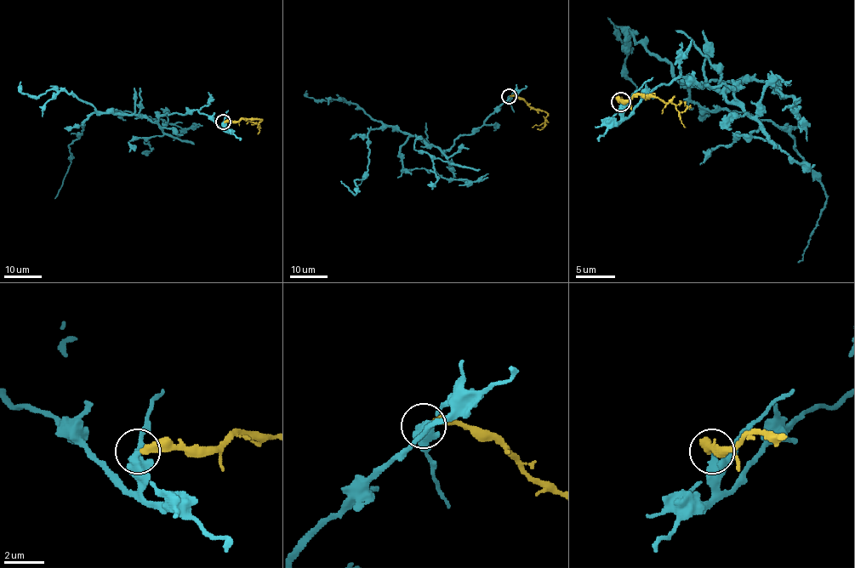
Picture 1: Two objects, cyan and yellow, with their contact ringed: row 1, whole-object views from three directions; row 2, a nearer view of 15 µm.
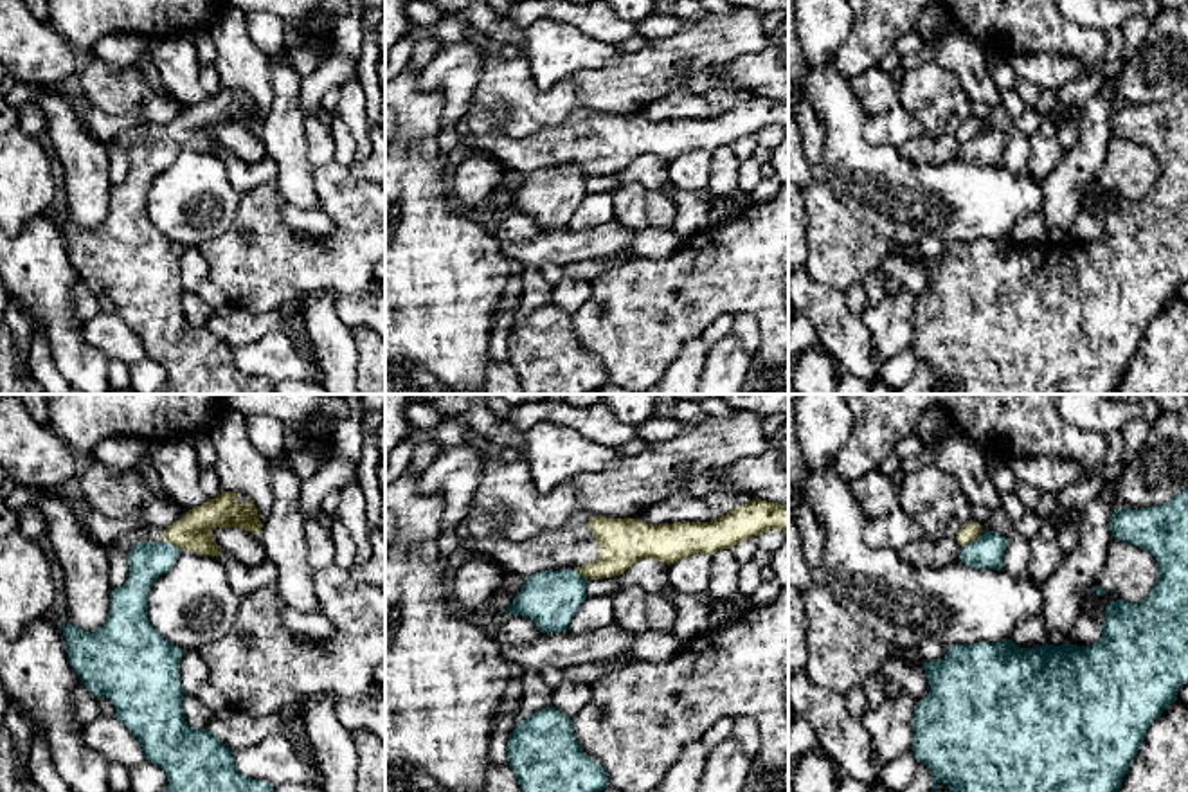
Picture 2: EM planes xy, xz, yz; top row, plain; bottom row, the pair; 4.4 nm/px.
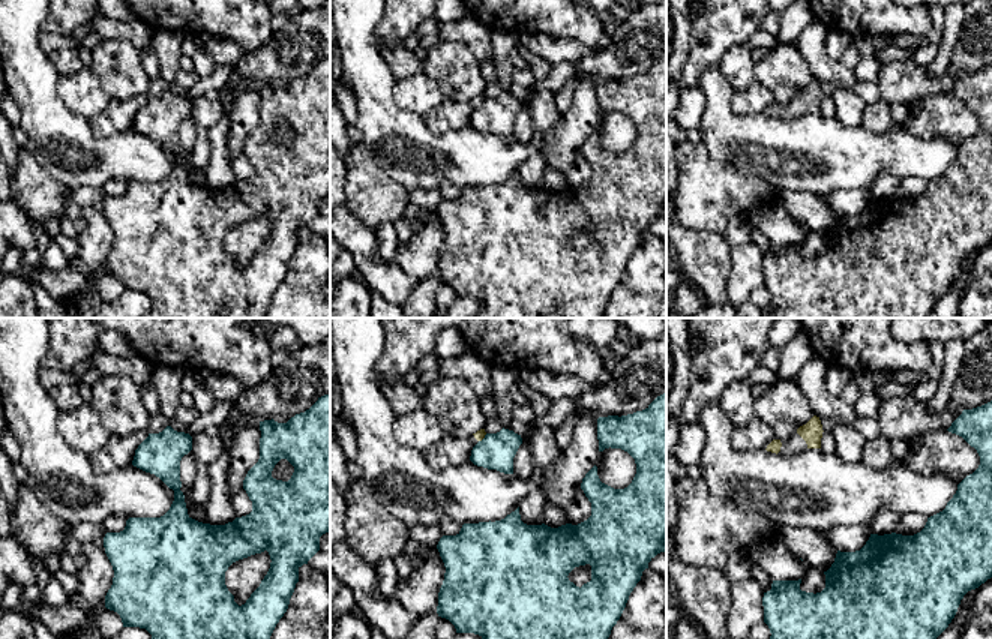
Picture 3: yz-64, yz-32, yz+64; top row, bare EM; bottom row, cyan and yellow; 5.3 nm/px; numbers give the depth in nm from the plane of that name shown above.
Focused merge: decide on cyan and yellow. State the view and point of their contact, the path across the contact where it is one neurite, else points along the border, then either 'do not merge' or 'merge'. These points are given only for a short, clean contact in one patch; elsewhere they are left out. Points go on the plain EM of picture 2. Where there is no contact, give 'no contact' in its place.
xy (171, 141) | along xy (162, 137), (180, 148) | do not merge

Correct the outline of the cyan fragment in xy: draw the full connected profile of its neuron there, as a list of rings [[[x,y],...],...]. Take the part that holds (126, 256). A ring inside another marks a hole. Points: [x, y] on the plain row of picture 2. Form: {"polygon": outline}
{"polygon": [[[137,139],[131,144],[126,153],[130,173],[122,184],[113,184],[106,220],[99,227],[83,229],[63,218],[70,263],[94,293],[106,293],[115,302],[115,313],[142,340],[146,356],[166,369],[169,382],[160,394],[275,394],[270,380],[236,367],[230,346],[209,326],[193,326],[184,315],[184,247],[164,236],[148,216],[148,191],[180,149],[167,139]]]}

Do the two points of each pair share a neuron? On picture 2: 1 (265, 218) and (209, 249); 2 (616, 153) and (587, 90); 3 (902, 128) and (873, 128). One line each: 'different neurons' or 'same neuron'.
1: same neuron
2: different neurons
3: same neuron

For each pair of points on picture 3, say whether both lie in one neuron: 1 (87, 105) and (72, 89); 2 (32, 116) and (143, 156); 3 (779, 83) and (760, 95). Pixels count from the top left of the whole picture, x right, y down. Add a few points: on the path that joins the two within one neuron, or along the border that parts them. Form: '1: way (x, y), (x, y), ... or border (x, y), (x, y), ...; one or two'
1: way (84, 101), (77, 93); one
2: way (59, 131), (116, 155); one
3: border (755, 80), (770, 92), (775, 102); two

